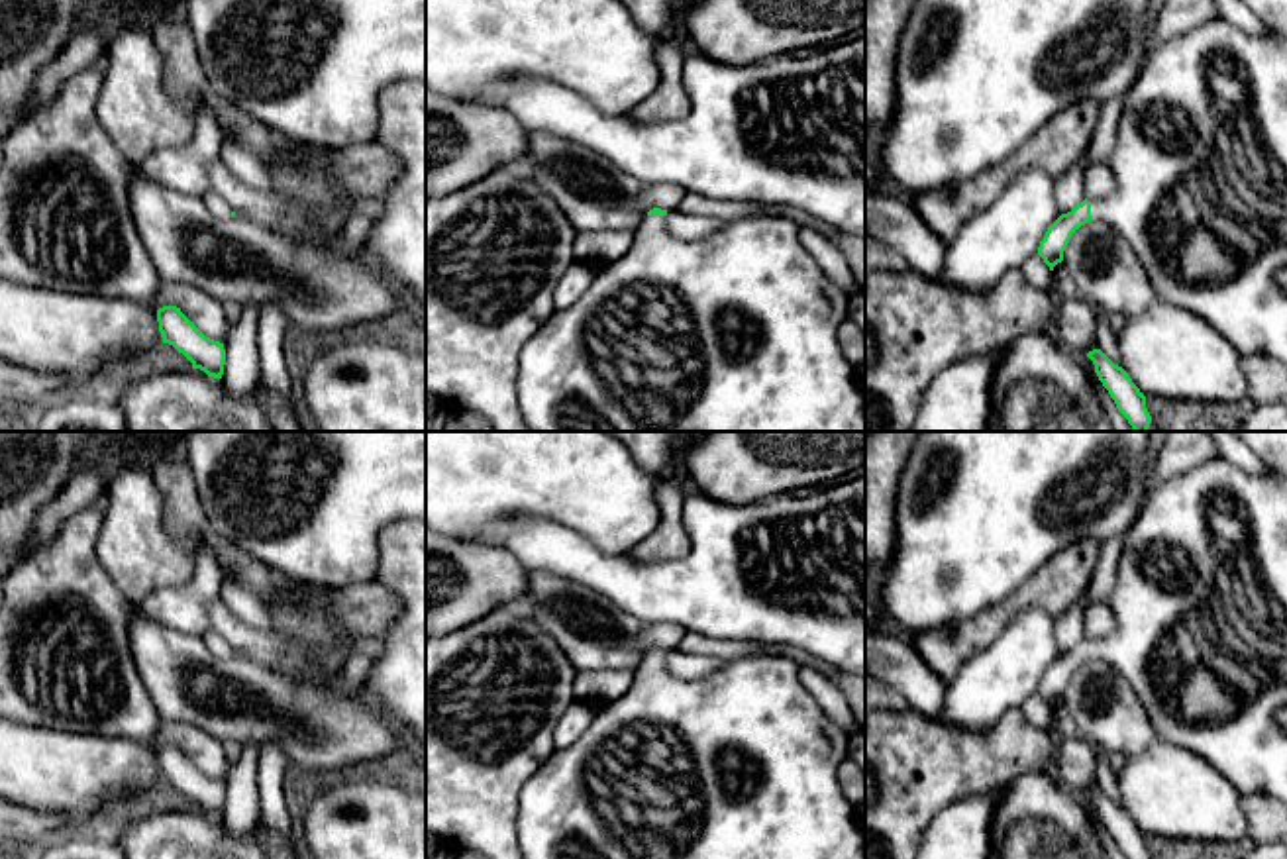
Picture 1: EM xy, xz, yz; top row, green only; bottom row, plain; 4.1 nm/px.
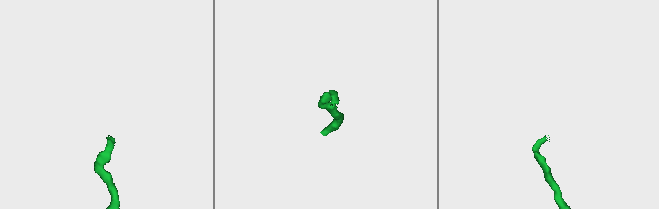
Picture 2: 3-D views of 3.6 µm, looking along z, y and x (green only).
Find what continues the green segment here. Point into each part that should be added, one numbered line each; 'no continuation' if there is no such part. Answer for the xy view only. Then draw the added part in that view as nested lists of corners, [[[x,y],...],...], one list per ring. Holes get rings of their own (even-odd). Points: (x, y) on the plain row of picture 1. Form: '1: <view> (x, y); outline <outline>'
1: xy (214, 642); outline [[[210,632],[202,637],[204,645],[210,653],[214,653],[218,659],[230,659],[233,647],[216,632]]]

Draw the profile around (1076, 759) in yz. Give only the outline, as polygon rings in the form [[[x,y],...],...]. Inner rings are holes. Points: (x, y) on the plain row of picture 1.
[[[1065,737],[1055,755],[1061,781],[1069,788],[1085,788],[1095,781],[1097,757],[1091,743],[1079,737]]]

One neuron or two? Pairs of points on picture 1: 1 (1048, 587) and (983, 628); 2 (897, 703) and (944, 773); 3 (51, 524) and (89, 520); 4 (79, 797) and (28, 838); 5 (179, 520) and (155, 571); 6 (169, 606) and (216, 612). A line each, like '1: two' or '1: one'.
1: one
2: two
3: two
4: two
5: two
6: two

